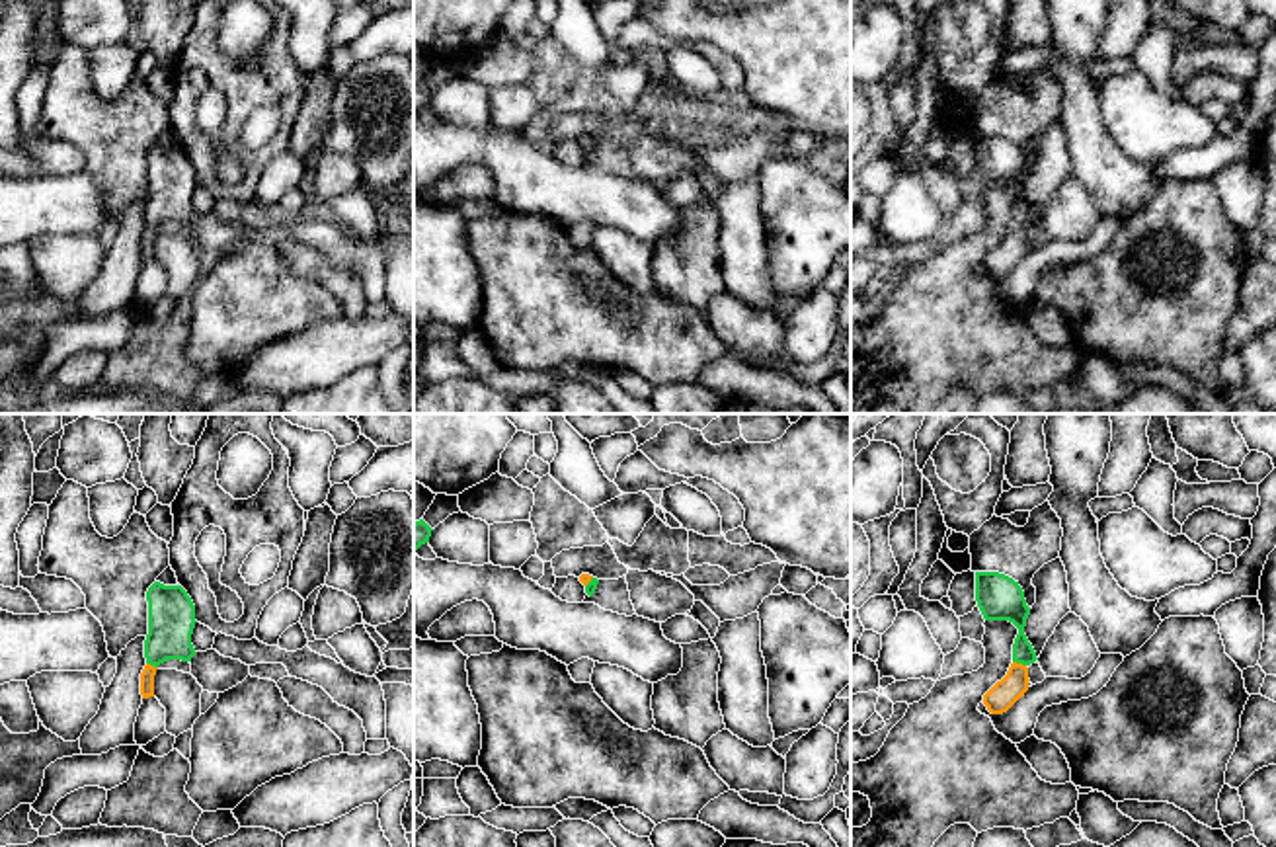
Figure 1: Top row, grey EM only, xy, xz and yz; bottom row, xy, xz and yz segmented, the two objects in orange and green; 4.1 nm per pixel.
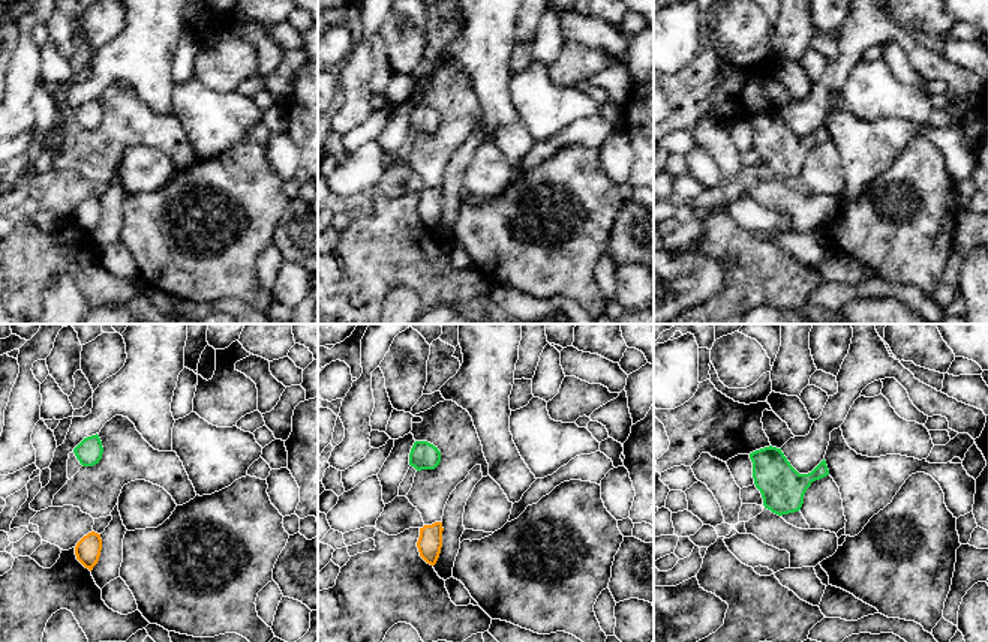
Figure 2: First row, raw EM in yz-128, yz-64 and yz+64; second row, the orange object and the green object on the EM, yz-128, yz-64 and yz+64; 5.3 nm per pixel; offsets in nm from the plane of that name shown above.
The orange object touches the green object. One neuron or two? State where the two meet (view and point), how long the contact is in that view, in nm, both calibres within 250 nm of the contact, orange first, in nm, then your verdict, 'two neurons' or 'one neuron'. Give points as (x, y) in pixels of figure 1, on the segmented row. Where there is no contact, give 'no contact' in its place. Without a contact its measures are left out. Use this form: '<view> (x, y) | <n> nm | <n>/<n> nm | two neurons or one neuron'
yz (1019, 664) | 60 nm | 110/130 nm | one neuron

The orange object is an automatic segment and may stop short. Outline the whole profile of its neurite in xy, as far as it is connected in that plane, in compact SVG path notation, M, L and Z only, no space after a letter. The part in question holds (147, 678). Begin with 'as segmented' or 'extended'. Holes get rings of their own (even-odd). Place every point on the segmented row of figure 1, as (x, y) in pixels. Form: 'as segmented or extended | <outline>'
extended | M154 582L146 591L148 634L146 666L140 673L142 699L154 697L154 675L160 664L181 660L191 664L191 675L209 693L224 693L250 675L250 666L224 658L217 650L197 652L191 644L195 605L181 585Z

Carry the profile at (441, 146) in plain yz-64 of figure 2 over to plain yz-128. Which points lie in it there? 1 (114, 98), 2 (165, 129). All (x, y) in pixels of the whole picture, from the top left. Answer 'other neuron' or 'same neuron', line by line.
1: same neuron
2: same neuron

